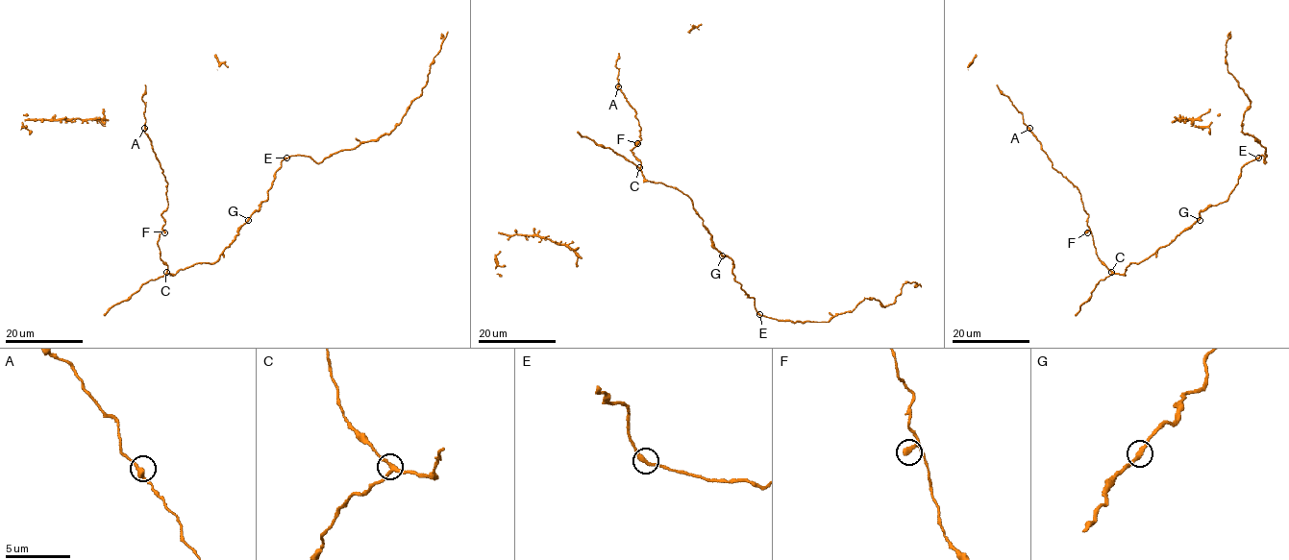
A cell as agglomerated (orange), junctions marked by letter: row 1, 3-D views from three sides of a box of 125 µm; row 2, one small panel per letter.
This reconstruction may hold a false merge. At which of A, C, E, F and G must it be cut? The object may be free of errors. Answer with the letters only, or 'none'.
E

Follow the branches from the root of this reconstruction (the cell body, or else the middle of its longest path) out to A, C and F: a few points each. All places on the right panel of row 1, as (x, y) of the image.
A: (1154, 253), (1138, 263), (1130, 263), (1124, 274), (1113, 273), (1097, 255), (1079, 189), (1053, 166), (1029, 128)
C: (1154, 253), (1138, 263), (1130, 263), (1124, 274), (1111, 272)
F: (1154, 253), (1138, 263), (1130, 263), (1124, 274), (1115, 274), (1100, 259), (1093, 235), (1087, 232)

